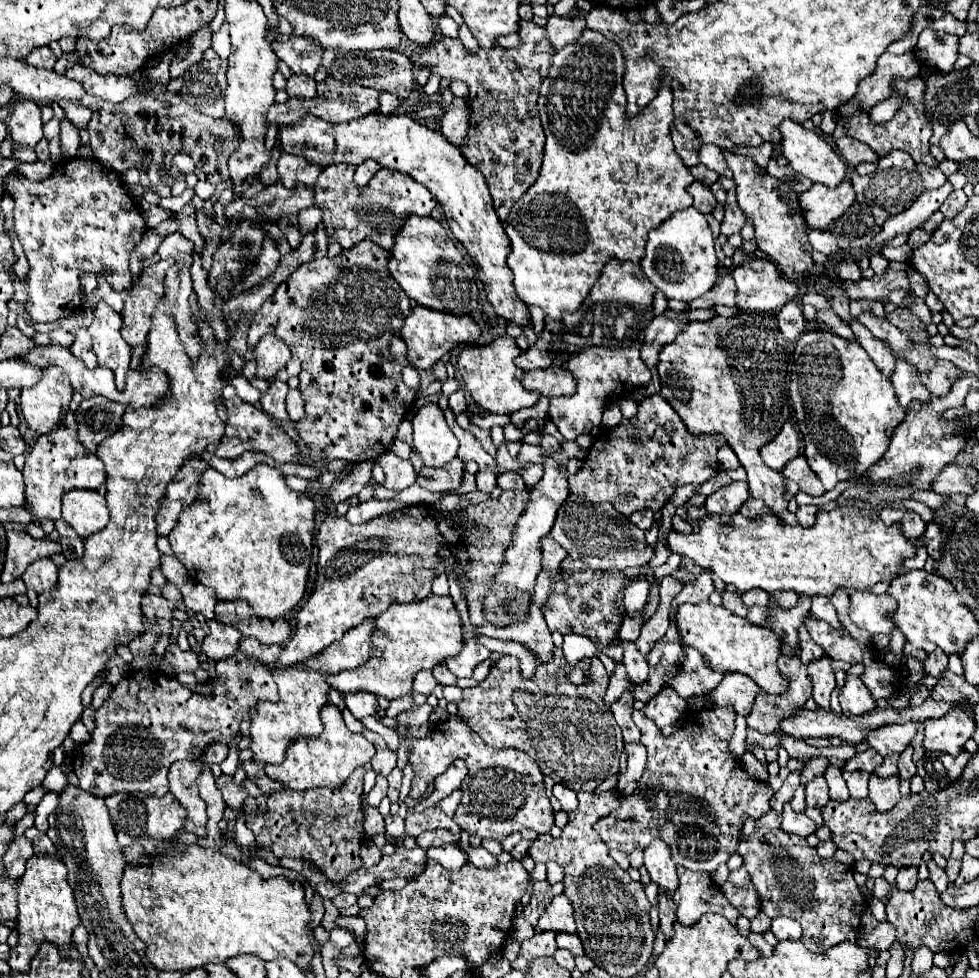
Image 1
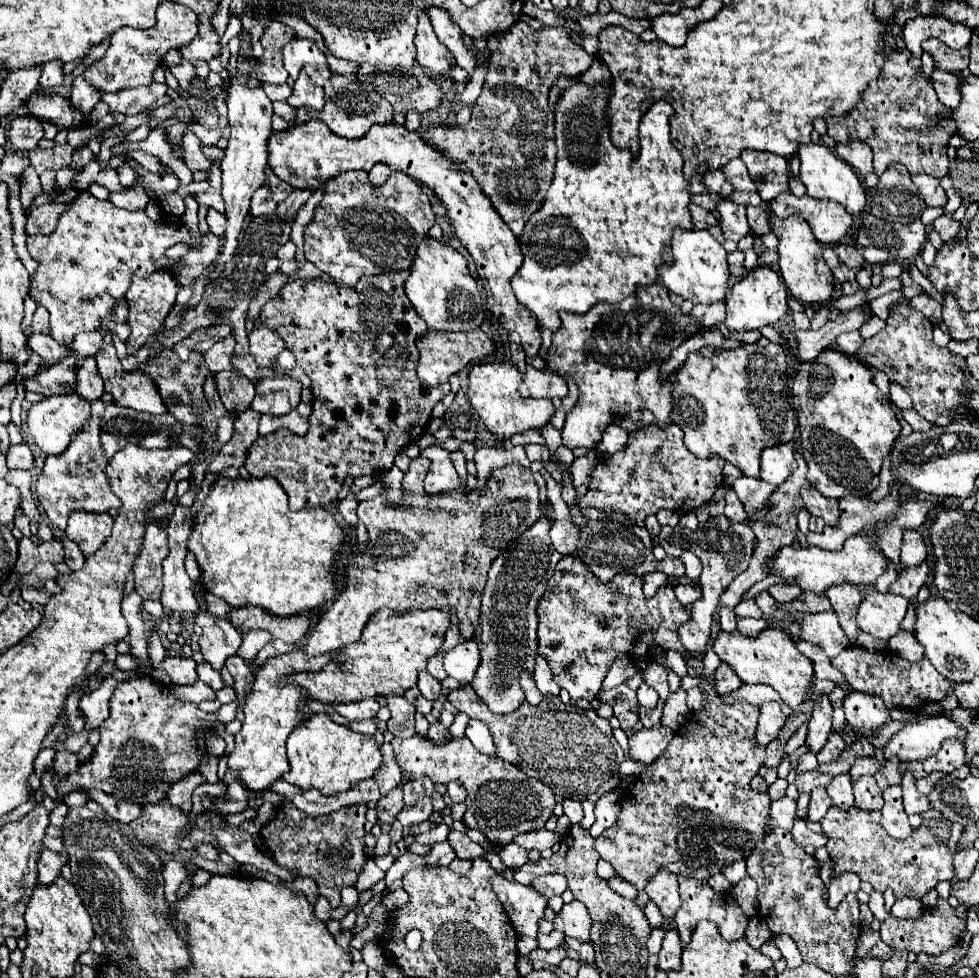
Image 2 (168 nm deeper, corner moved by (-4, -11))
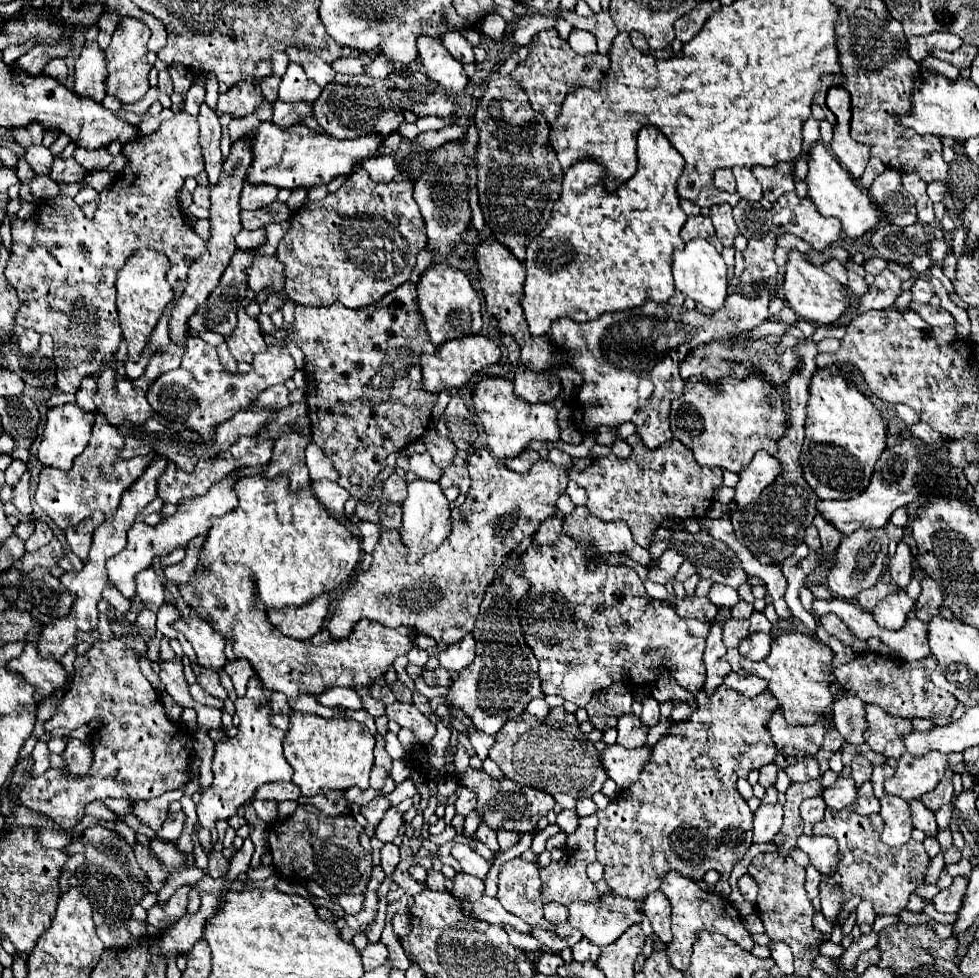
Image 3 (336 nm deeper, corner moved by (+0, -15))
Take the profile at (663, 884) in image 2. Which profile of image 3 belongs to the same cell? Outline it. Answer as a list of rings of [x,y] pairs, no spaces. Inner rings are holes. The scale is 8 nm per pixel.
[[[659,889],[649,893],[643,901],[643,913],[651,921],[655,935],[663,943],[669,943],[671,941],[671,903],[669,899],[665,899],[665,893]]]

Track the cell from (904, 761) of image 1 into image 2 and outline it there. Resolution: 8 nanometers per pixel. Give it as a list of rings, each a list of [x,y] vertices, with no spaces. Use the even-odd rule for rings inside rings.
[[[909,773],[903,777],[901,787],[903,787],[903,807],[905,807],[905,813],[907,813],[907,815],[913,815],[913,813],[921,815],[921,813],[925,813],[925,811],[931,809],[929,797],[923,797],[923,795],[917,791],[915,779],[913,779]]]

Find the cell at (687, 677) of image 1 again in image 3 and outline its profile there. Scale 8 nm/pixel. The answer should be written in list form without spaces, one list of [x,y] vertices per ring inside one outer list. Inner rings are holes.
[[[731,671],[731,673],[725,677],[725,683],[723,683],[723,685],[735,689],[737,693],[741,693],[741,695],[745,695],[745,697],[755,697],[755,695],[763,693],[765,687],[767,687],[767,683],[765,683],[763,679],[759,679],[757,675],[749,675],[749,673],[745,673],[745,671],[741,671],[741,673],[733,673],[733,671]]]

